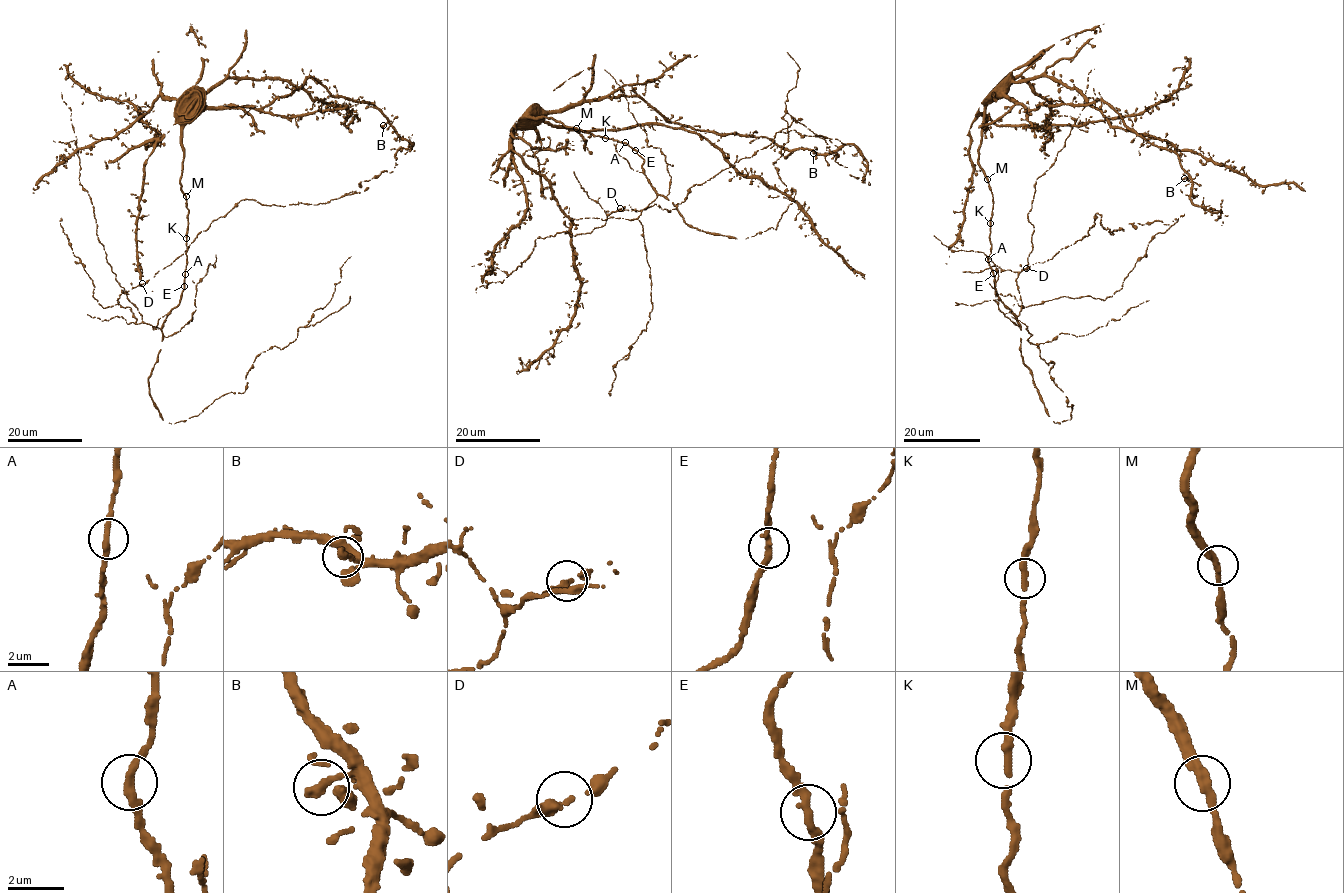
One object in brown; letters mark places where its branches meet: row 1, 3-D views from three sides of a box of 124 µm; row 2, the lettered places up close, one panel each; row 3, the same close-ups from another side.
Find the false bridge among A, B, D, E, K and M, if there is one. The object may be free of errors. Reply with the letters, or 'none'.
none

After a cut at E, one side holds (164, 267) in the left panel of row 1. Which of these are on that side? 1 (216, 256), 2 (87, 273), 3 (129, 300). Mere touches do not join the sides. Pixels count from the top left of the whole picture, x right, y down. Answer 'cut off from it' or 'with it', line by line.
1: cut off from it
2: cut off from it
3: with it

